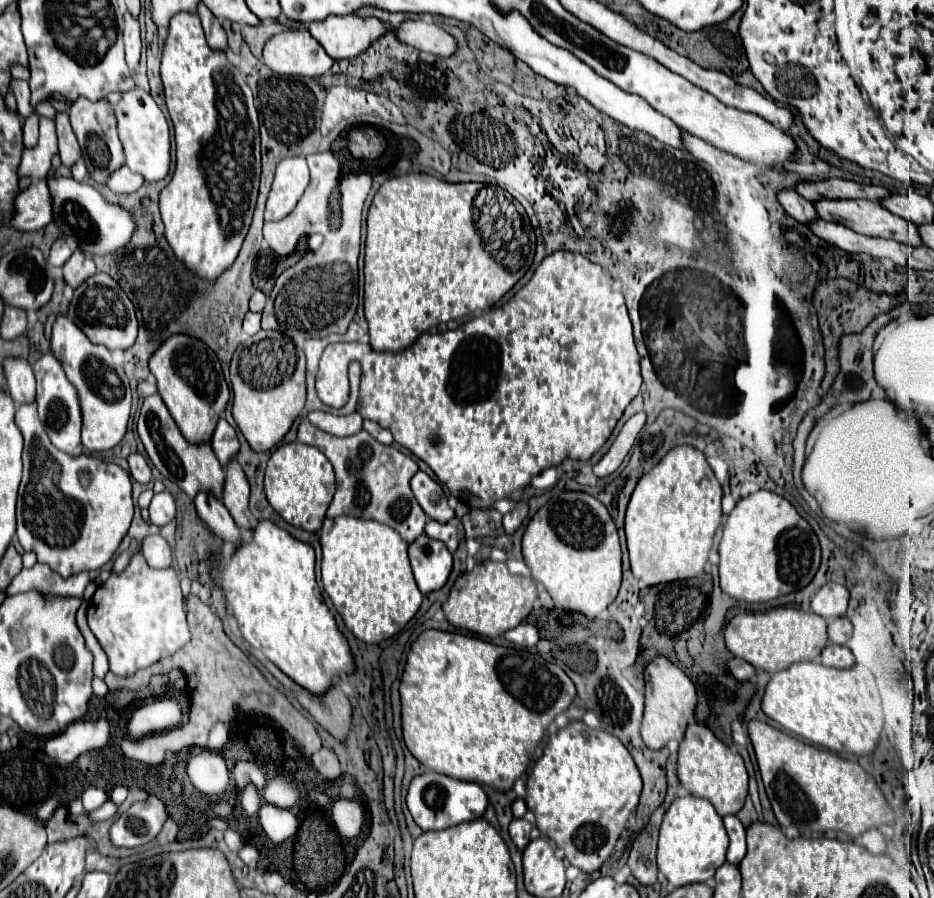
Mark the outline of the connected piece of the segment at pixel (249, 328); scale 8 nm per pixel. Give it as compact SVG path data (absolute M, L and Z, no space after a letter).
M248 311L244 317L244 333L246 335L254 335L260 331L260 313L252 313Z

